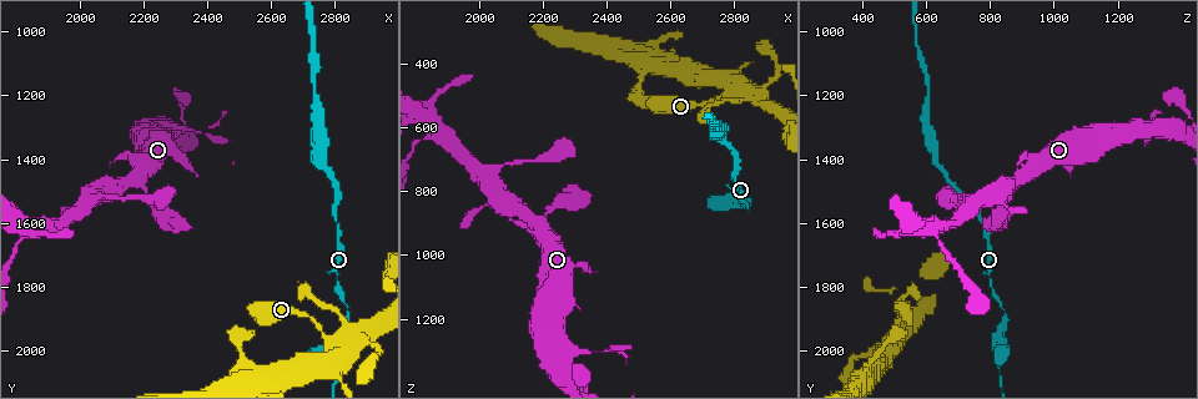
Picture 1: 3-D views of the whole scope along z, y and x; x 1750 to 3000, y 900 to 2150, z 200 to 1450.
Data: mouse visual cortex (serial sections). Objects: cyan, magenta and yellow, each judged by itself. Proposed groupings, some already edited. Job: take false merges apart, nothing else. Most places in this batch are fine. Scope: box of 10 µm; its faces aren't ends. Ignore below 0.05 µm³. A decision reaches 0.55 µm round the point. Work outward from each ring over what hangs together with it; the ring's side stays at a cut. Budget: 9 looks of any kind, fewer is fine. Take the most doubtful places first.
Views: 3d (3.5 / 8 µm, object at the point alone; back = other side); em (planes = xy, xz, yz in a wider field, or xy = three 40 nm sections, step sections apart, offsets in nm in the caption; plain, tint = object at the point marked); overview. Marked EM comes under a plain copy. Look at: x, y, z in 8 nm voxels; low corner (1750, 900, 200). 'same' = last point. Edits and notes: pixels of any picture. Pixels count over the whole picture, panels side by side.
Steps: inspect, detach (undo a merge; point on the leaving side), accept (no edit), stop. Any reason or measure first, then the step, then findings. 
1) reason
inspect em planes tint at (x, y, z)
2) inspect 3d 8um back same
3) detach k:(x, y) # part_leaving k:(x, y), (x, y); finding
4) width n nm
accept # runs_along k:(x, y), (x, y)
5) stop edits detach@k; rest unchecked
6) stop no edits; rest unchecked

branch point
inspect em xy step 1 tint at (2810, 1990, 830)

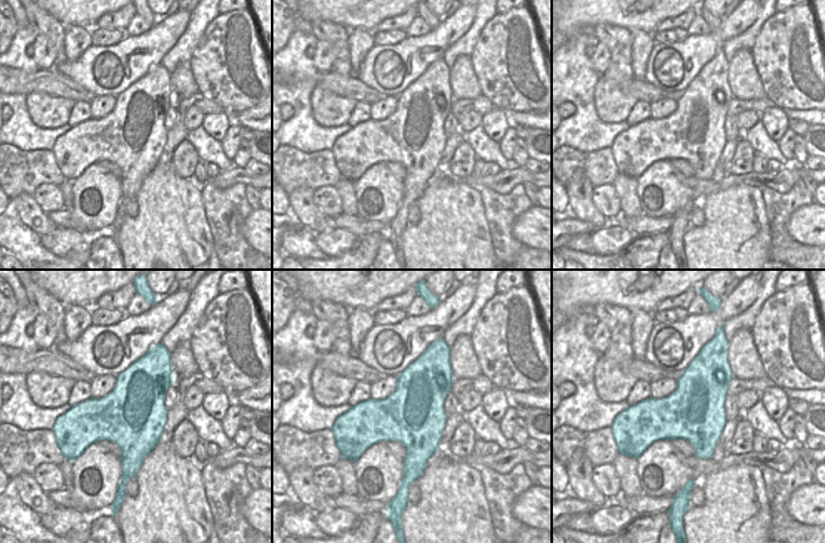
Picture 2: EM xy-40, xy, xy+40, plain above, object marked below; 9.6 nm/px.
inspect 3d 3.5um same

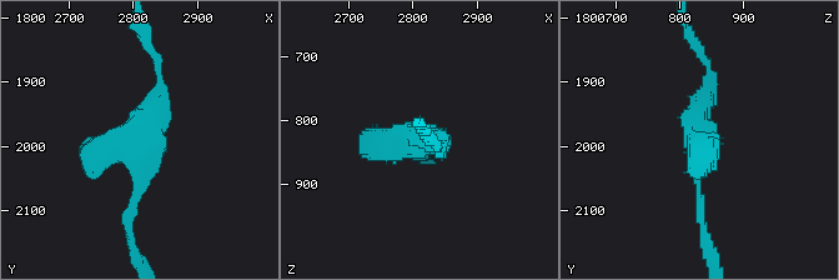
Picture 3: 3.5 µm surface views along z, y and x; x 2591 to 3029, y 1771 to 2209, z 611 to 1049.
accept # runs_along 3:(157, 66), (154, 120), (89, 178); all the same cell

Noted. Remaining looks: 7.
narrows sharply
inspect 3d 8um at (2800, 2000, 480)

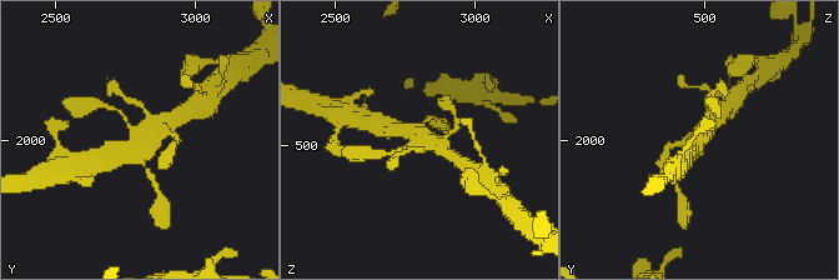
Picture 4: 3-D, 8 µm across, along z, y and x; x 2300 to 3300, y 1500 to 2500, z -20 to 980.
shape alone is not enough
inspect em xy step 2 tint same

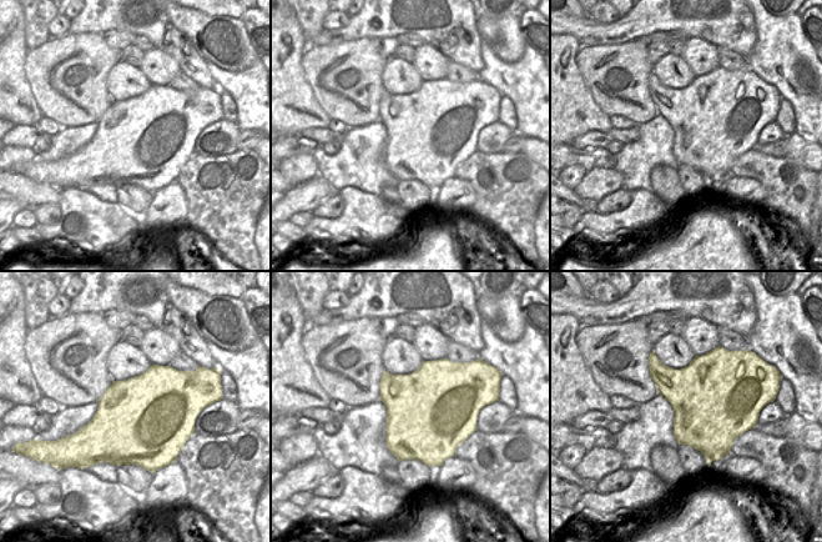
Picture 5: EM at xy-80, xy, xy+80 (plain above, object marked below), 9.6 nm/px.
accept # runs_along 4:(709, 110), (698, 140), (689, 153); all the same cell

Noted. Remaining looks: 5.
abrupt turn
inspect 3d 3.5um at (2540, 2080, 400)

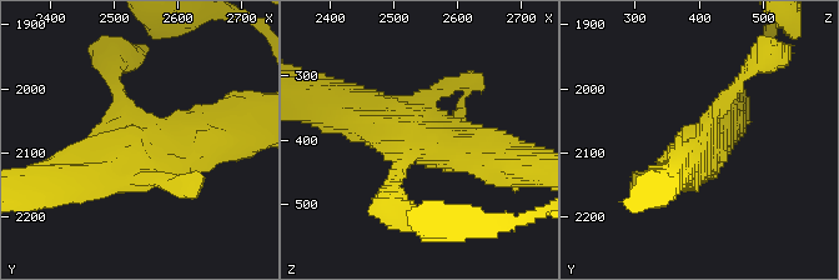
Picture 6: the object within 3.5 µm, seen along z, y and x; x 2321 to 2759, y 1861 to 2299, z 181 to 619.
accept # runs_along 6:(507, 160), (361, 113); one cell here

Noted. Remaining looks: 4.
inspect 3d 8um at (2020, 1520, 760)

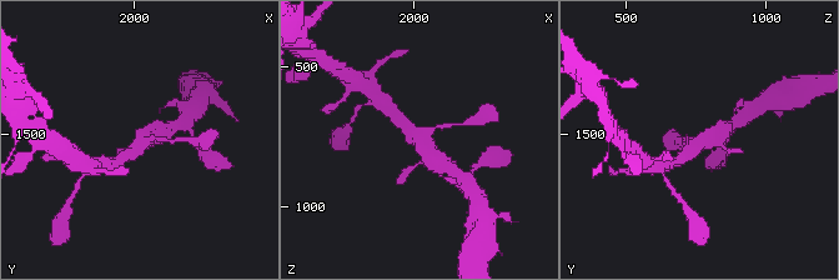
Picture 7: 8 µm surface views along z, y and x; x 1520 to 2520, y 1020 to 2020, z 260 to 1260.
shape alone is not enough
inspect em xy step 1 tint same

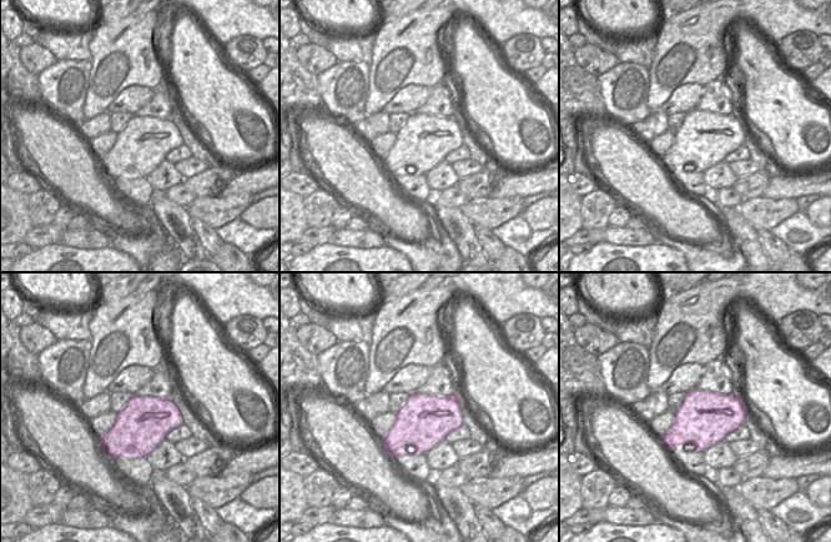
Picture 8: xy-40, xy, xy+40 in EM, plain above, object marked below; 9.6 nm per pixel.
accept # continuous, no second cell

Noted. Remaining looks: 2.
stop no edits; rest unchecked

